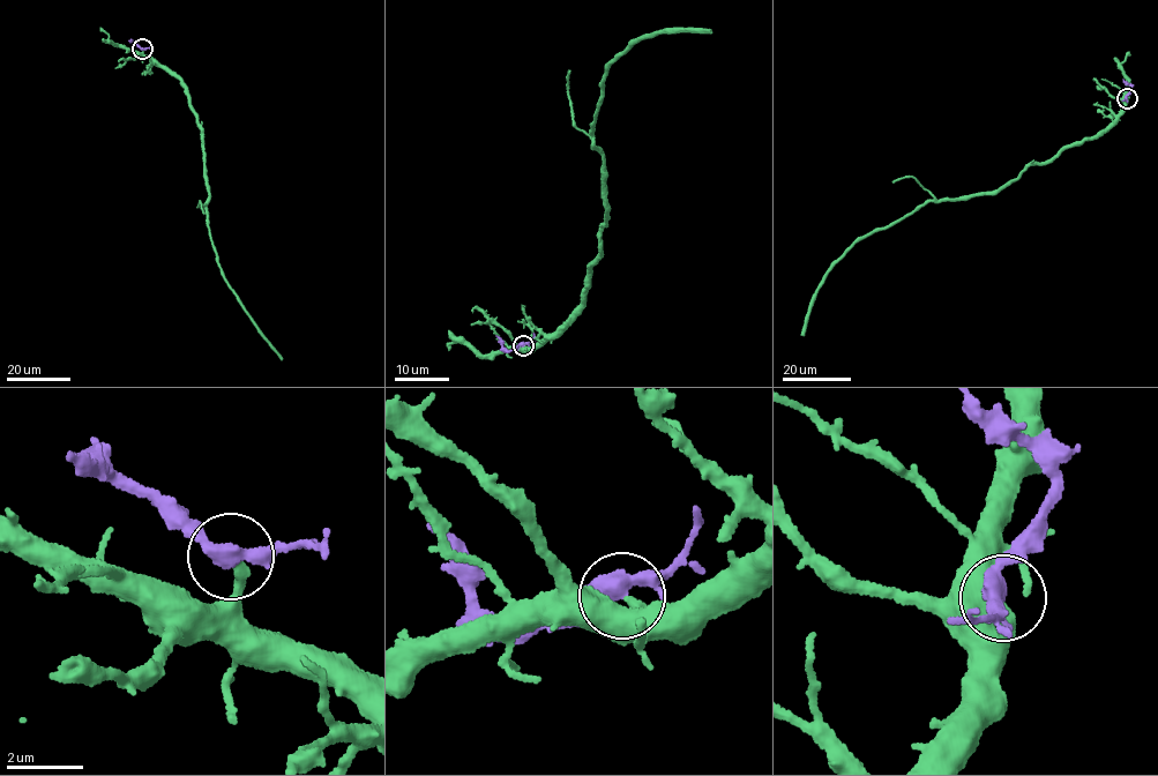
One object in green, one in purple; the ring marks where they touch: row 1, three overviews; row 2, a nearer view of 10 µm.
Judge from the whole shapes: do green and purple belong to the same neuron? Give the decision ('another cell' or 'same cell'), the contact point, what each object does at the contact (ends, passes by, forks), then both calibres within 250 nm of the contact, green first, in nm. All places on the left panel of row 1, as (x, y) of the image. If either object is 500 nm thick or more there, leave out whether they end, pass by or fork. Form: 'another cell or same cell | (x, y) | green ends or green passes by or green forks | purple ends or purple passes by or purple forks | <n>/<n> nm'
same cell | (142, 49) | green ends | purple forks | 280/320 nm

